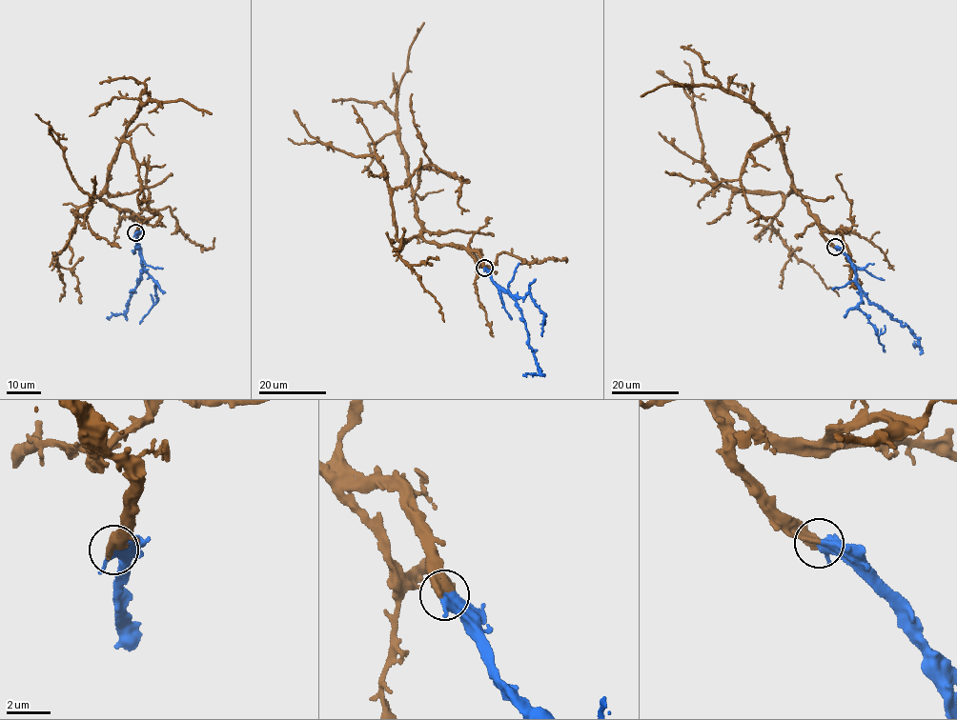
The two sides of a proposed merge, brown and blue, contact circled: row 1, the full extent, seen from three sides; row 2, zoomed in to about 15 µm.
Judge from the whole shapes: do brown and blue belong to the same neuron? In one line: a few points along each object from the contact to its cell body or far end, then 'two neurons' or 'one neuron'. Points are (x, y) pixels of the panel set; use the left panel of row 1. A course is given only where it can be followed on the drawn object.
brown via (135, 233), (137, 220), (132, 213), (109, 206), (100, 195), (127, 126), (147, 102), (180, 100), (212, 113) | blue via (136, 233), (143, 269), (141, 278), (131, 294), (126, 311), (107, 316) | one neuron

